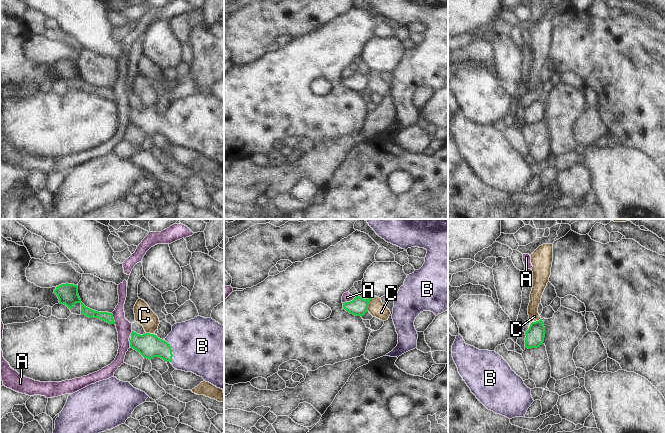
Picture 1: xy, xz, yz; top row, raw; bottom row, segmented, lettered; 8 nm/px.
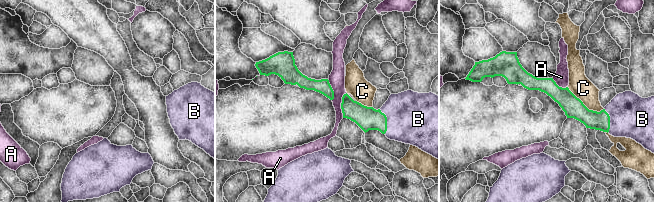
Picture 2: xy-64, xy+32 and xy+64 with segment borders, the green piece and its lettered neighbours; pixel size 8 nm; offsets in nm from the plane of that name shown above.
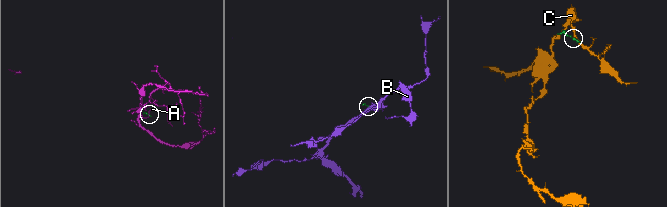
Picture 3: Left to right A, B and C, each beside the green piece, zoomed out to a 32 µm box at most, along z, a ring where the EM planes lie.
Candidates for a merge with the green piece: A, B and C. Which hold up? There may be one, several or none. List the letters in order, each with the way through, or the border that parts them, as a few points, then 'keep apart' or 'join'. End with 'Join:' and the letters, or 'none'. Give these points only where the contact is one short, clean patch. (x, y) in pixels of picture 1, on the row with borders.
A: border along xz (355, 297), (343, 303); keep apart
B: runs through xy (148, 345), (171, 350), (201, 345); join
C: border along xz (375, 296), (370, 300), (367, 311); keep apart
Join: B

